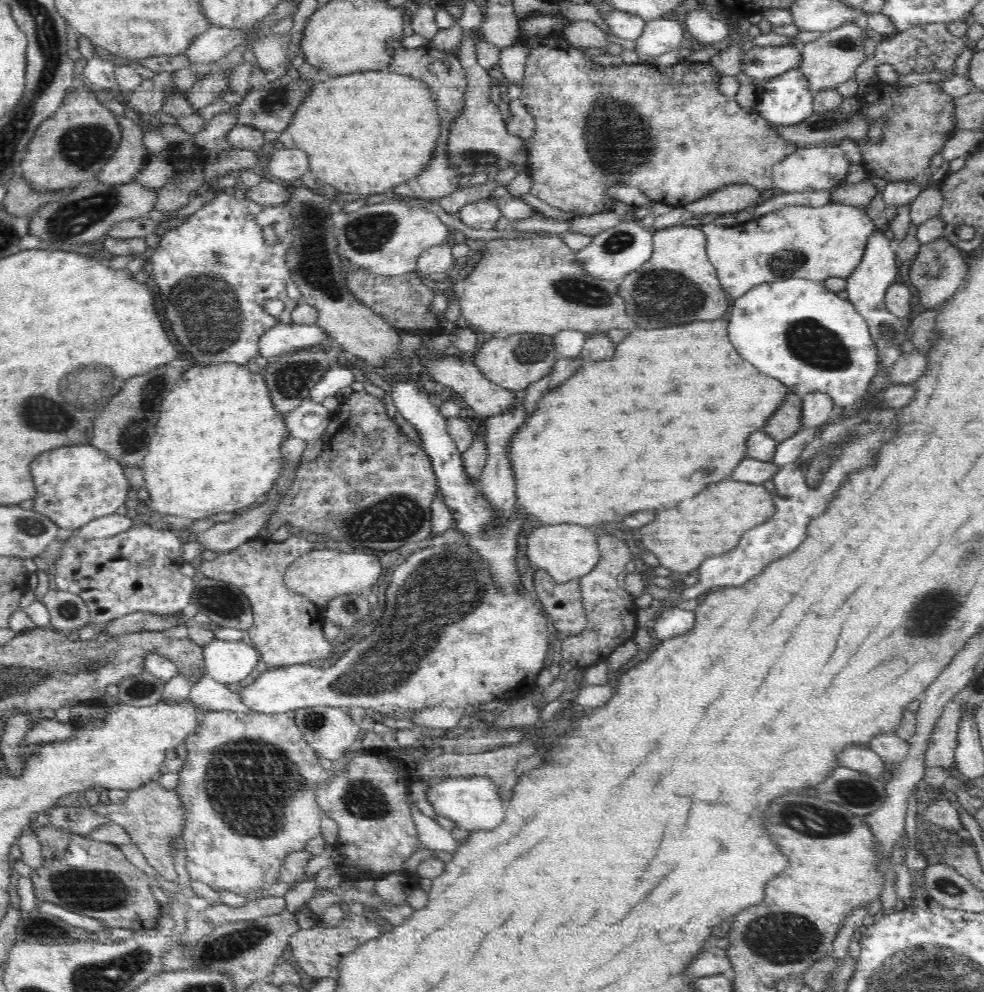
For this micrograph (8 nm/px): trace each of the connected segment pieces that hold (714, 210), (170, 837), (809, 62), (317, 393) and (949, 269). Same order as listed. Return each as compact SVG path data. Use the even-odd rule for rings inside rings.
M728 185L726 190L718 190L697 201L687 202L683 208L688 218L692 212L725 215L740 212L752 204L759 204L760 193L761 191L752 185Z
M154 778L140 789L129 791L128 796L120 802L110 802L108 805L99 802L96 806L91 806L91 809L96 814L108 817L110 823L122 827L132 839L132 843L146 857L148 864L156 870L157 875L167 881L177 882L174 852L169 848L183 839L184 809L181 808L178 796L175 796L175 789L167 790Z
M845 22L834 30L823 32L818 39L810 41L801 49L803 60L798 66L810 89L816 91L834 89L835 86L855 78L858 66L866 60L864 40L866 33L862 22Z
M338 361L334 367L316 384L309 393L310 401L323 403L328 397L334 397L342 388L354 382L352 367L348 362Z
M942 237L920 245L911 267L908 268L910 284L918 290L920 297L919 310L934 309L944 304L944 300L950 298L961 286L962 278L966 274L966 262L960 254L960 249Z

